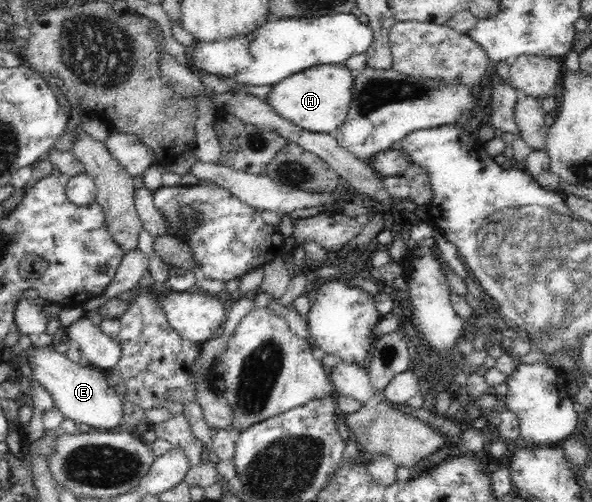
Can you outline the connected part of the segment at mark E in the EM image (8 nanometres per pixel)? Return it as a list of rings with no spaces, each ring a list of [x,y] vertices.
[[[28,347],[26,359],[32,368],[32,376],[52,395],[55,407],[64,418],[76,422],[77,425],[88,425],[94,430],[113,432],[119,429],[124,416],[124,405],[116,391],[108,385],[105,371],[72,362],[64,355],[58,355],[51,347]]]

